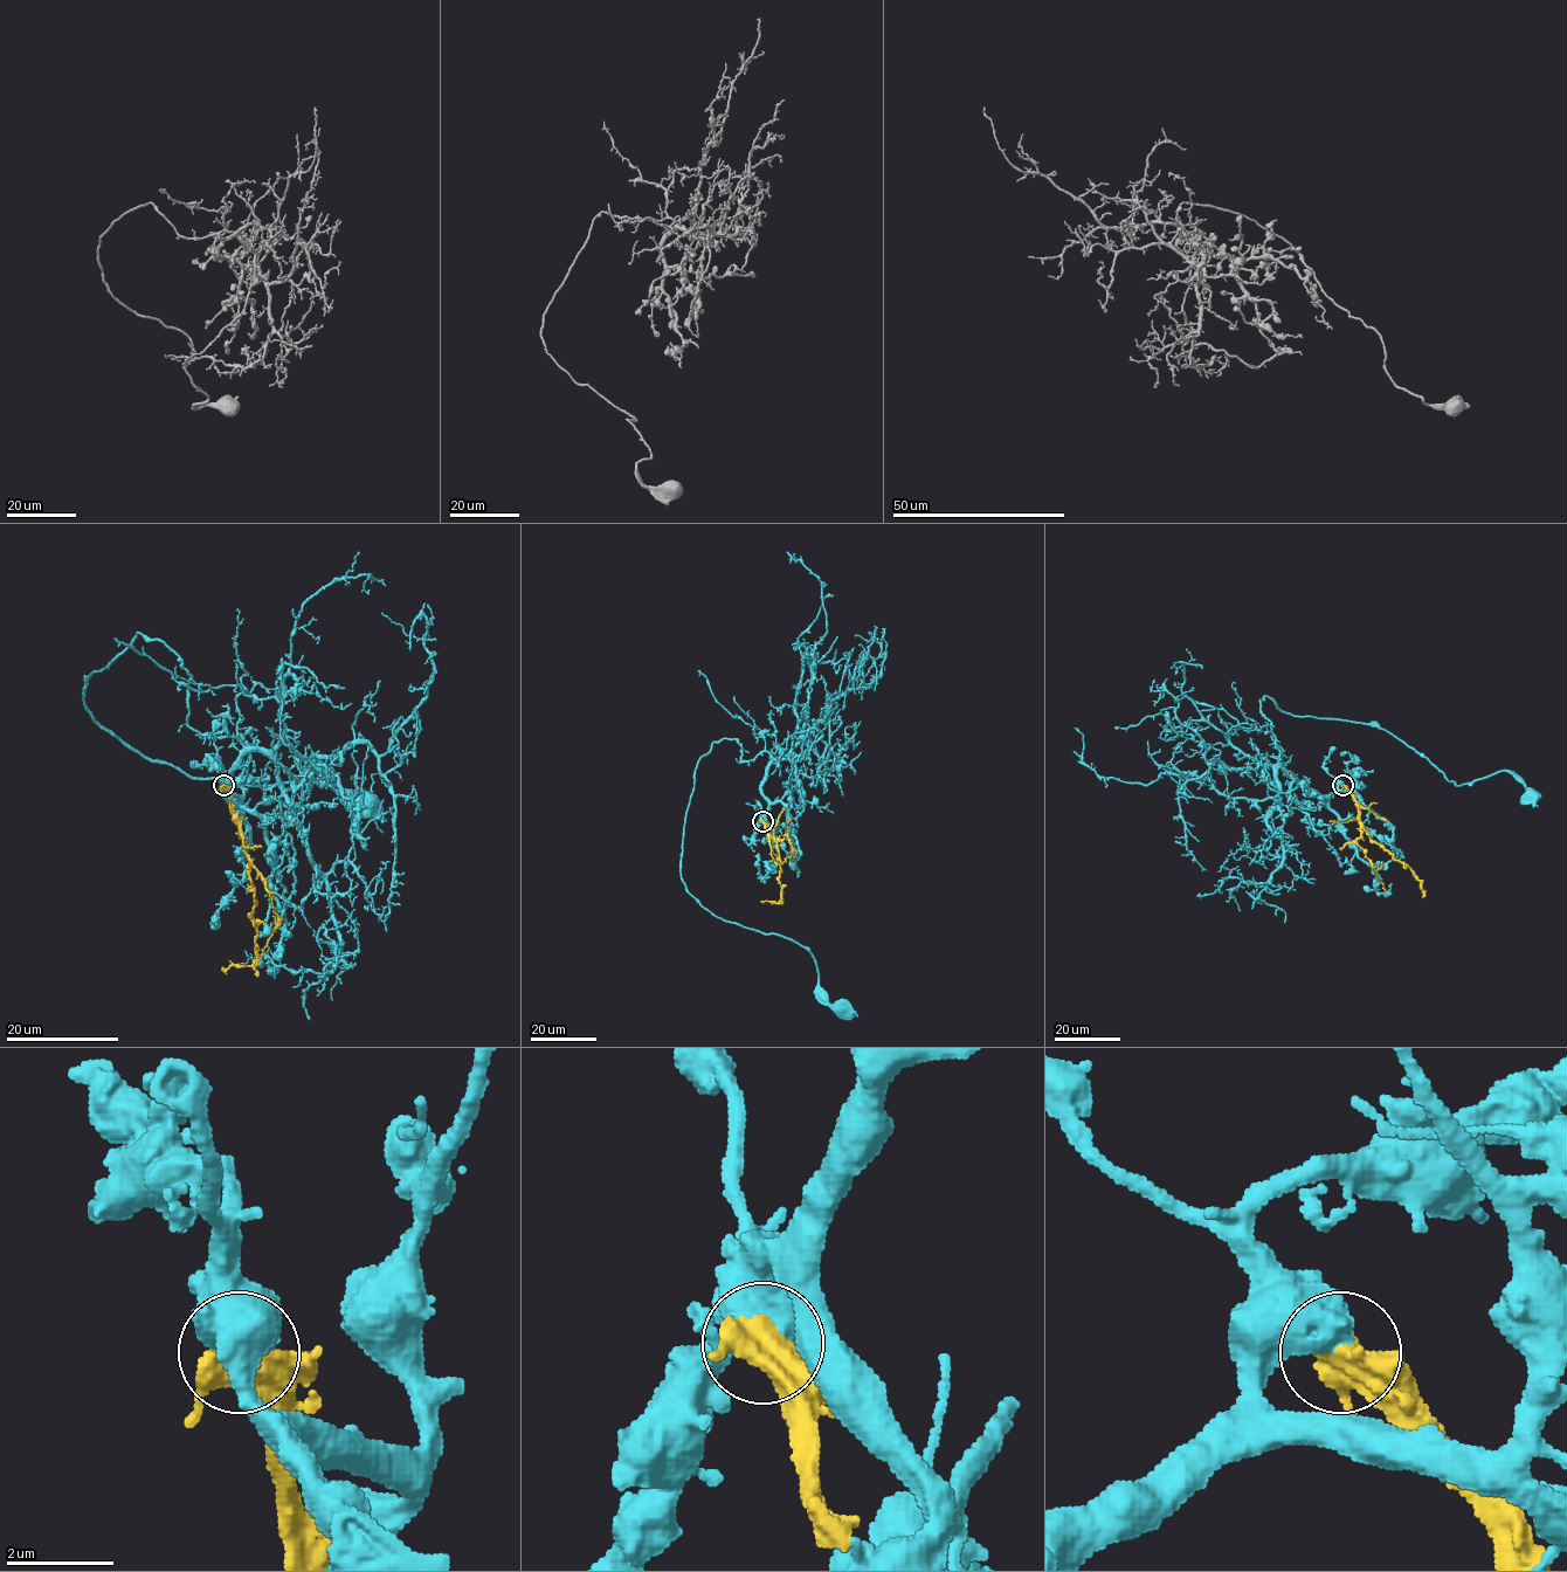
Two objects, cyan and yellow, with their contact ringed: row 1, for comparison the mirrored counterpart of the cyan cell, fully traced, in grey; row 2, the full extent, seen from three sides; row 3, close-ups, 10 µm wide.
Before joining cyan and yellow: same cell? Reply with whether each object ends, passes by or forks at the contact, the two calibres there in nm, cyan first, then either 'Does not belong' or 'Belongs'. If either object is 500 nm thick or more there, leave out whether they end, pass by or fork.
Thickness 800 nm (cyan) against 500 nm. Does not belong

